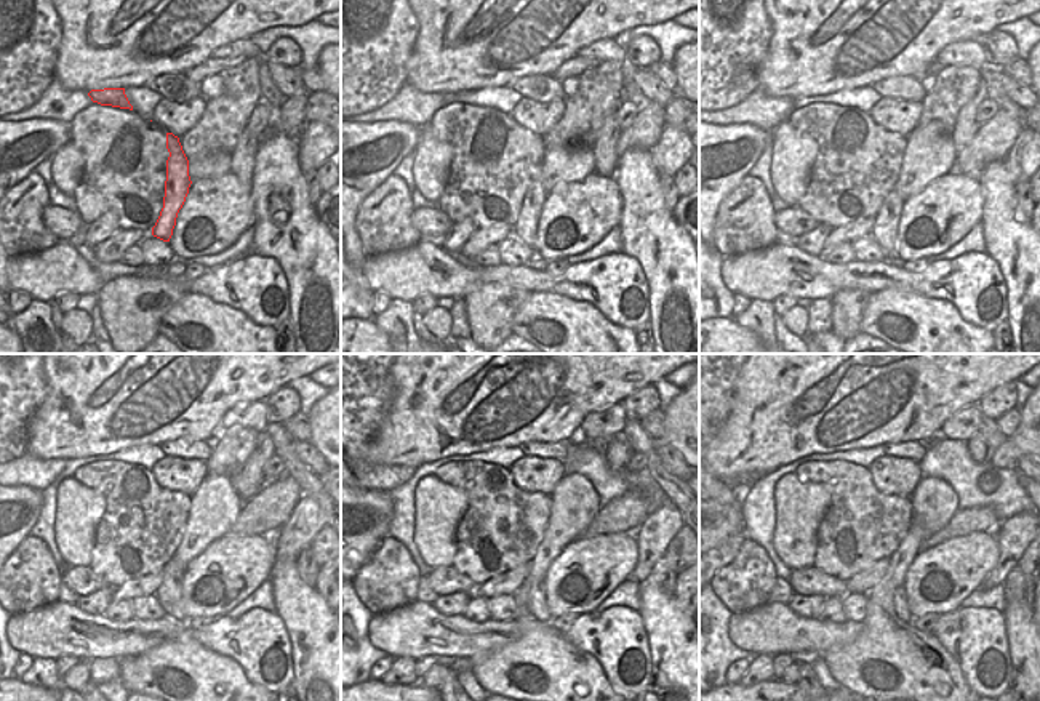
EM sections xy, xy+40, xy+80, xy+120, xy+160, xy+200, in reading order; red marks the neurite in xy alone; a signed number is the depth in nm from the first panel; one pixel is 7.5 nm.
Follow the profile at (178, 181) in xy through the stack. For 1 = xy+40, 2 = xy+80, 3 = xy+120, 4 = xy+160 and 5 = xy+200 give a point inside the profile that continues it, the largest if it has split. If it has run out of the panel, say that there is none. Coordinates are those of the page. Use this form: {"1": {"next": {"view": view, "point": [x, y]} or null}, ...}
{"1": {"next": {"view": "xy+40", "point": [525, 229]}}, "2": {"next": {"view": "xy+80", "point": [885, 229]}}, "3": {"next": {"view": "xy+120", "point": [170, 592]}}, "4": {"next": {"view": "xy+160", "point": [538, 608]}}, "5": {"next": {"view": "xy+200", "point": [901, 607]}}}

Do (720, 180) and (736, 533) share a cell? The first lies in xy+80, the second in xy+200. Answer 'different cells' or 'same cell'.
different cells

